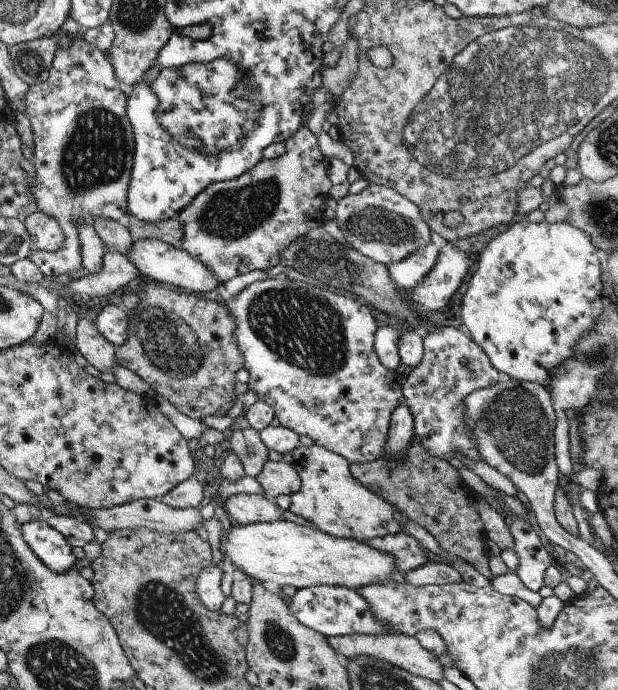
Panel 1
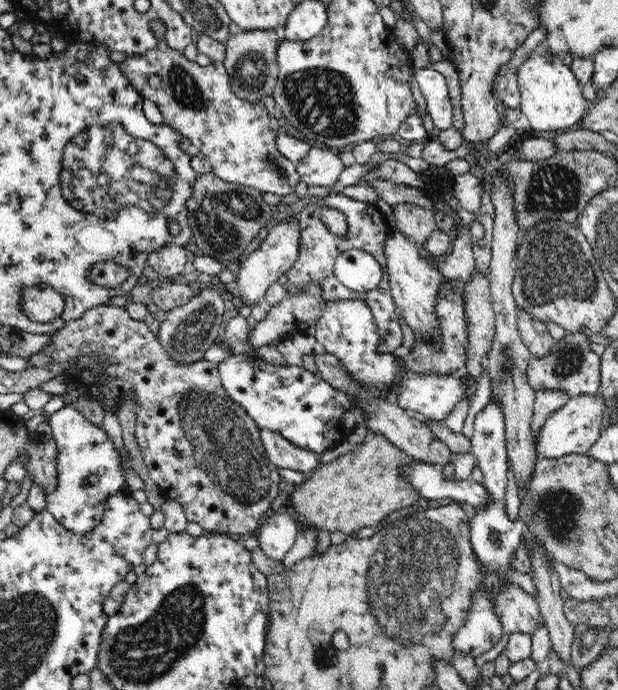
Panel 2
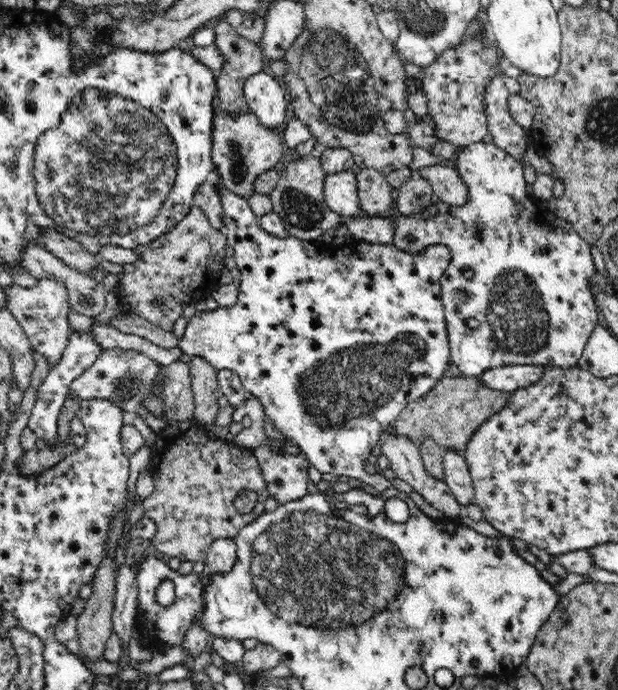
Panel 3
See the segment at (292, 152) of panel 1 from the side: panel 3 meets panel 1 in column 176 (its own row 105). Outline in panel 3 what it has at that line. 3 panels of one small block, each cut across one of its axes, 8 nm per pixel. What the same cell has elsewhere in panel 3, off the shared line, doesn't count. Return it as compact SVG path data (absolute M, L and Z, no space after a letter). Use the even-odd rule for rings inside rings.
M216 102L211 139L211 159L222 185L246 200L255 194L252 184L256 177L267 170L274 169L284 154L282 151L283 138L276 129L262 124L249 107L242 108L236 114L233 112L230 114Z

